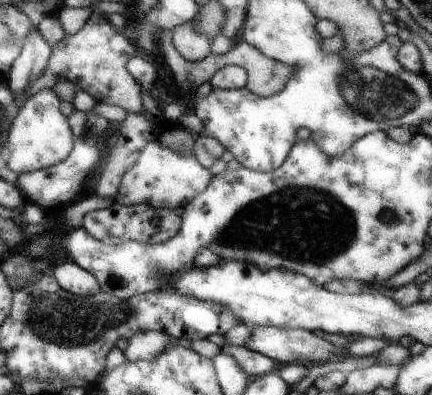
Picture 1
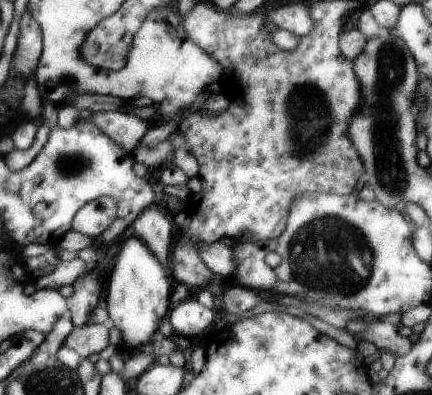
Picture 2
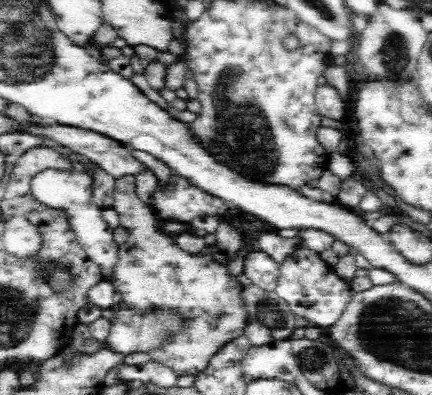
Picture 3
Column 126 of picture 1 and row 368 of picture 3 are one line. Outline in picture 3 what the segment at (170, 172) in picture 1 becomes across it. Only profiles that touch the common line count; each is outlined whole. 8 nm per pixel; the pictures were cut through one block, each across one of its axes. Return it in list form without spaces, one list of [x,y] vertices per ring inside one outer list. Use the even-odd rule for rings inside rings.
[[[124,176],[116,180],[114,186],[114,210],[118,212],[120,228],[130,232],[124,244],[128,248],[138,248],[118,252],[120,260],[114,268],[114,290],[132,310],[150,310],[154,306],[170,304],[176,310],[188,314],[192,324],[188,324],[178,340],[152,352],[150,358],[158,364],[176,368],[180,376],[196,376],[198,372],[206,370],[208,362],[222,346],[228,346],[228,342],[240,336],[246,336],[250,316],[244,302],[244,286],[238,282],[238,276],[232,276],[226,270],[226,262],[230,260],[222,252],[212,250],[210,258],[210,254],[202,250],[194,256],[184,252],[172,236],[166,236],[160,230],[158,220],[152,216],[152,210],[146,208],[148,204],[138,198],[134,182],[136,176]],[[216,314],[222,314],[222,318],[216,318]]]

